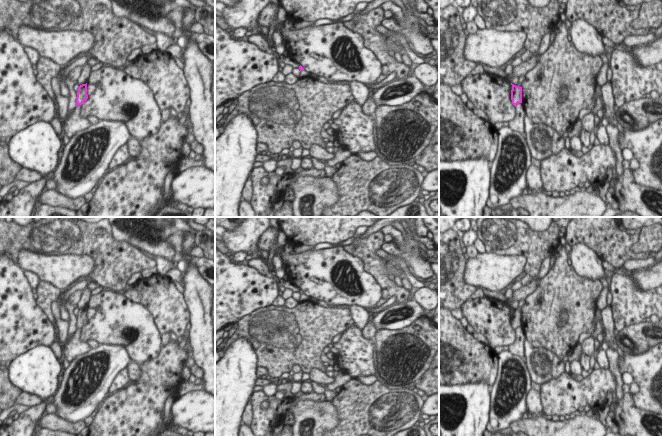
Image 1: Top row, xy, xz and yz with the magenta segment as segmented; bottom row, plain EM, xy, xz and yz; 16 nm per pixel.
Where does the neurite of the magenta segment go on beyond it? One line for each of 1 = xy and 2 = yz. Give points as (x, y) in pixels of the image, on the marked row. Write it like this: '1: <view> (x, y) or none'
1: none
2: none

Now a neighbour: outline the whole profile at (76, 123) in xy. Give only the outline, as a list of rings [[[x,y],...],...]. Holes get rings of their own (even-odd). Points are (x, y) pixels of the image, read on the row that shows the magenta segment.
[[[78,105],[74,110],[72,116],[63,122],[63,132],[68,138],[73,137],[77,132],[83,131],[92,126],[91,122],[88,119],[81,116],[80,112],[81,105]]]

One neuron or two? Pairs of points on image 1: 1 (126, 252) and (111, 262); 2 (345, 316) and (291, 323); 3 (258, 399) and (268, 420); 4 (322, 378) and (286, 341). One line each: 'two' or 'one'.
1: one
2: one
3: one
4: two

